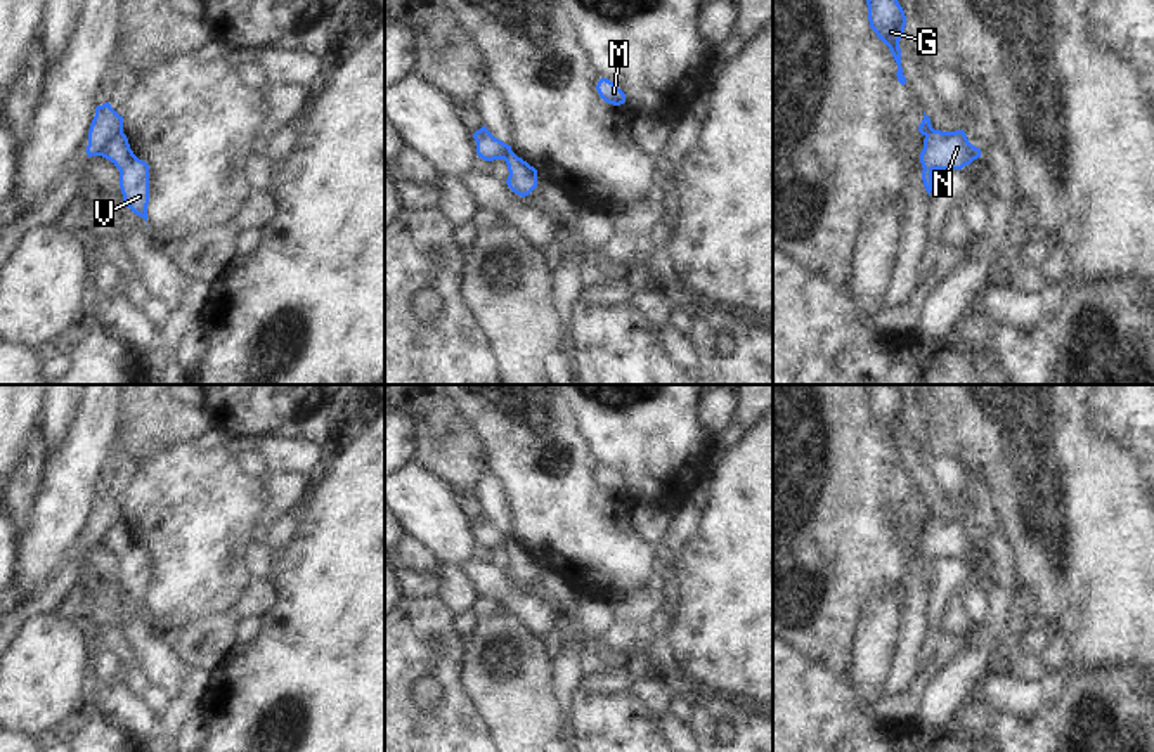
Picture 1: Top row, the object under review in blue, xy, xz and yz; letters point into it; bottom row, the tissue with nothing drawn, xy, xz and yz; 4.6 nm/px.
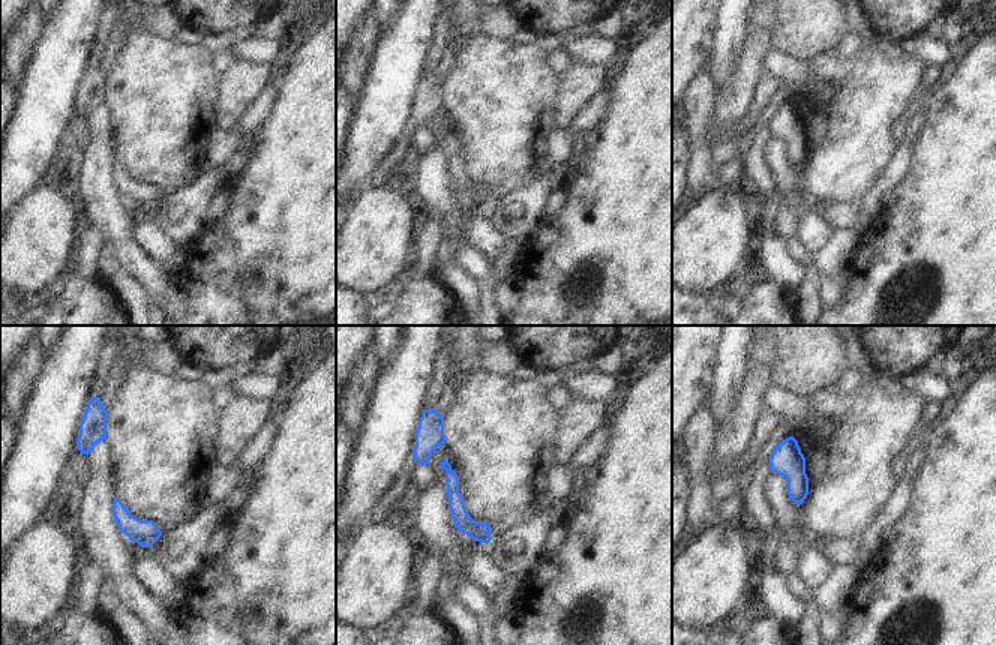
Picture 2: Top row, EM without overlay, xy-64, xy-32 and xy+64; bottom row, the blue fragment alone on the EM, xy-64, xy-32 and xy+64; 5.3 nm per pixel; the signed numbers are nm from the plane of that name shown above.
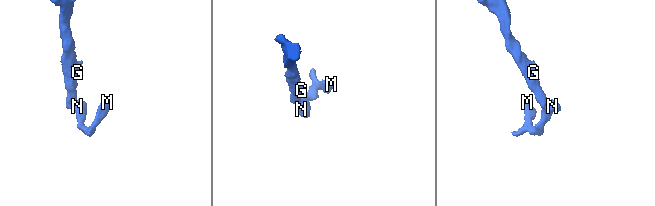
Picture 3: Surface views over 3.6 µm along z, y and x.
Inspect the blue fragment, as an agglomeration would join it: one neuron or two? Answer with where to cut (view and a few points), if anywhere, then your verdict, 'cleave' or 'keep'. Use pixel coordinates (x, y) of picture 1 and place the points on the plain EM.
cut xy (122, 520), (108, 531), (101, 543); cleave

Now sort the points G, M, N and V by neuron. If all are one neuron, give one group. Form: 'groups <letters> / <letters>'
groups G / M N V

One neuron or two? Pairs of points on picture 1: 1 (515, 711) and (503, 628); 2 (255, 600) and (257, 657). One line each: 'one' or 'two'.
1: one
2: two

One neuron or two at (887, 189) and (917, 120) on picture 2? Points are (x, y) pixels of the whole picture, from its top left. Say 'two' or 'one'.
one

